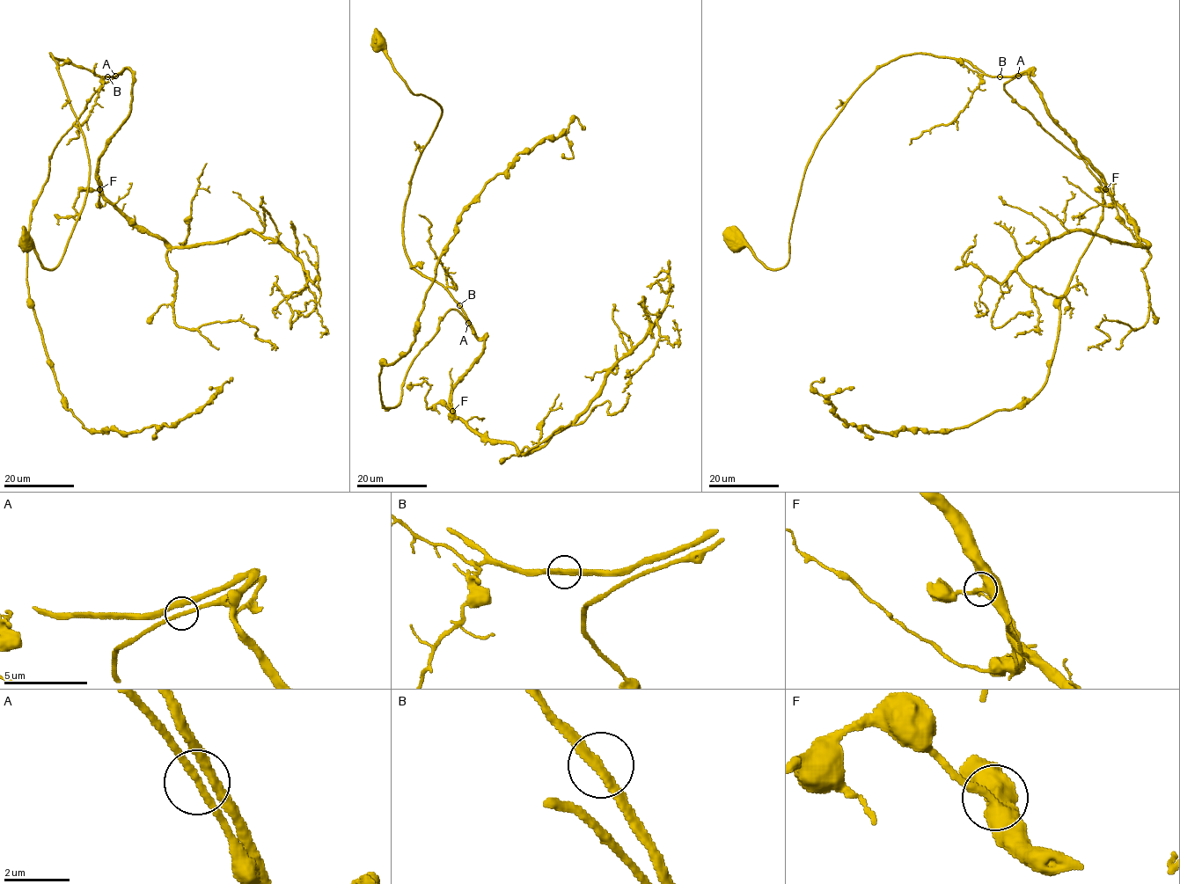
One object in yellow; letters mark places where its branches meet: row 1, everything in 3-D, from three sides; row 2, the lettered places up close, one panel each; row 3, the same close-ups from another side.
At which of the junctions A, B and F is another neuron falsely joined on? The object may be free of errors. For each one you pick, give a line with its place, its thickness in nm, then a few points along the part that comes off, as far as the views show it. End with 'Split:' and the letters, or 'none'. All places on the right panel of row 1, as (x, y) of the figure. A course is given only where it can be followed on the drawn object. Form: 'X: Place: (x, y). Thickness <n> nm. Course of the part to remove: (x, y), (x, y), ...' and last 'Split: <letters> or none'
Split: none

